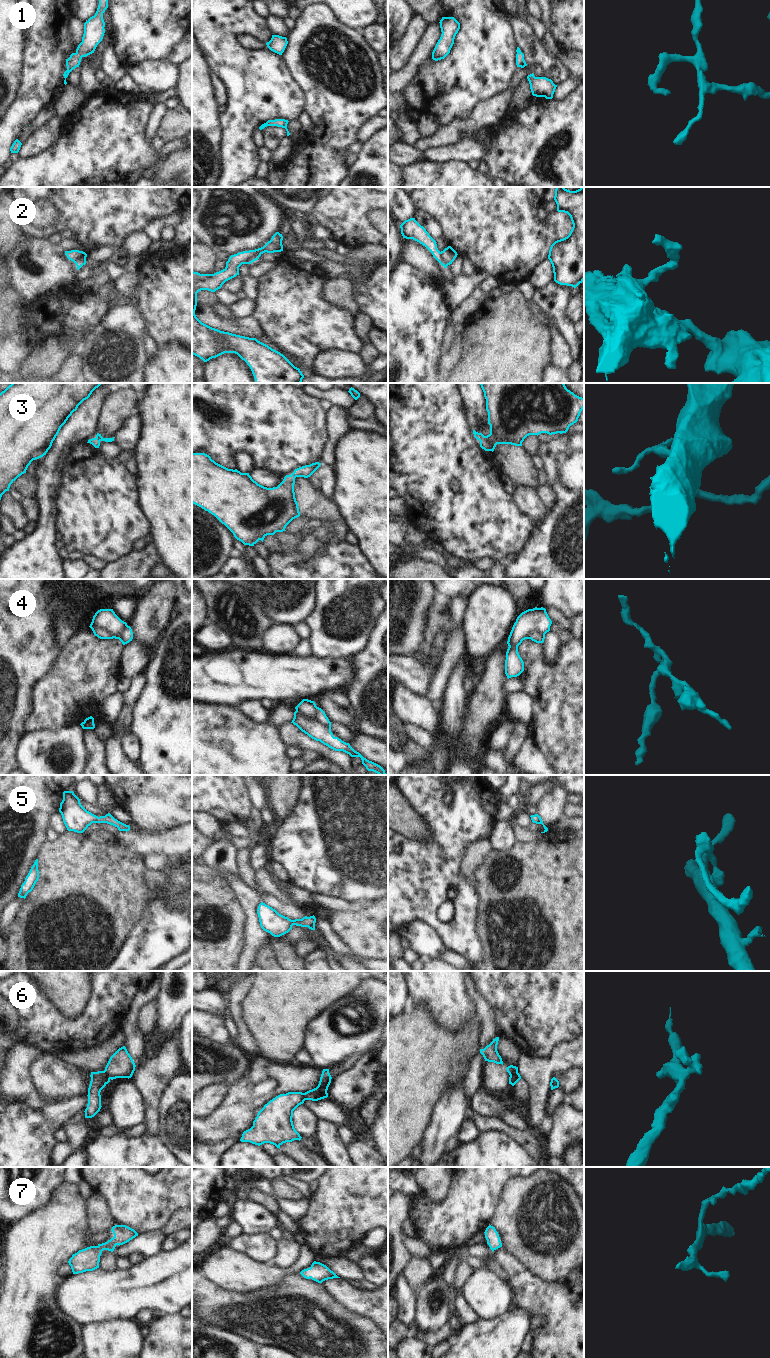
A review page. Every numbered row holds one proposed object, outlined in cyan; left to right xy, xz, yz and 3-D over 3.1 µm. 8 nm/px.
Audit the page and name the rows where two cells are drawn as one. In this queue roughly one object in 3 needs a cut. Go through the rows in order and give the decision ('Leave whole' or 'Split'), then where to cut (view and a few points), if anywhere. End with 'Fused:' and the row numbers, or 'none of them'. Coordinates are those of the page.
1: Leave whole. No split
2: Split. Split along yz (440, 252), (442, 260), (447, 265)
3: Leave whole. No split
4: Split. Split along xz (317, 707), (316, 714), (312, 719), (305, 719), (296, 710)
5: Leave whole. No split
6: Split. Split along xy (104, 1070), (110, 1078)
7: Leave whole. No split
Fused: 2, 4, 6

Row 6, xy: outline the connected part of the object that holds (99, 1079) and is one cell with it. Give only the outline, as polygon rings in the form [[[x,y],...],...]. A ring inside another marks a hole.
[[[105,1071],[91,1072],[91,1081],[88,1088],[88,1104],[85,1109],[85,1118],[94,1117],[101,1109],[101,1090],[110,1082]]]

